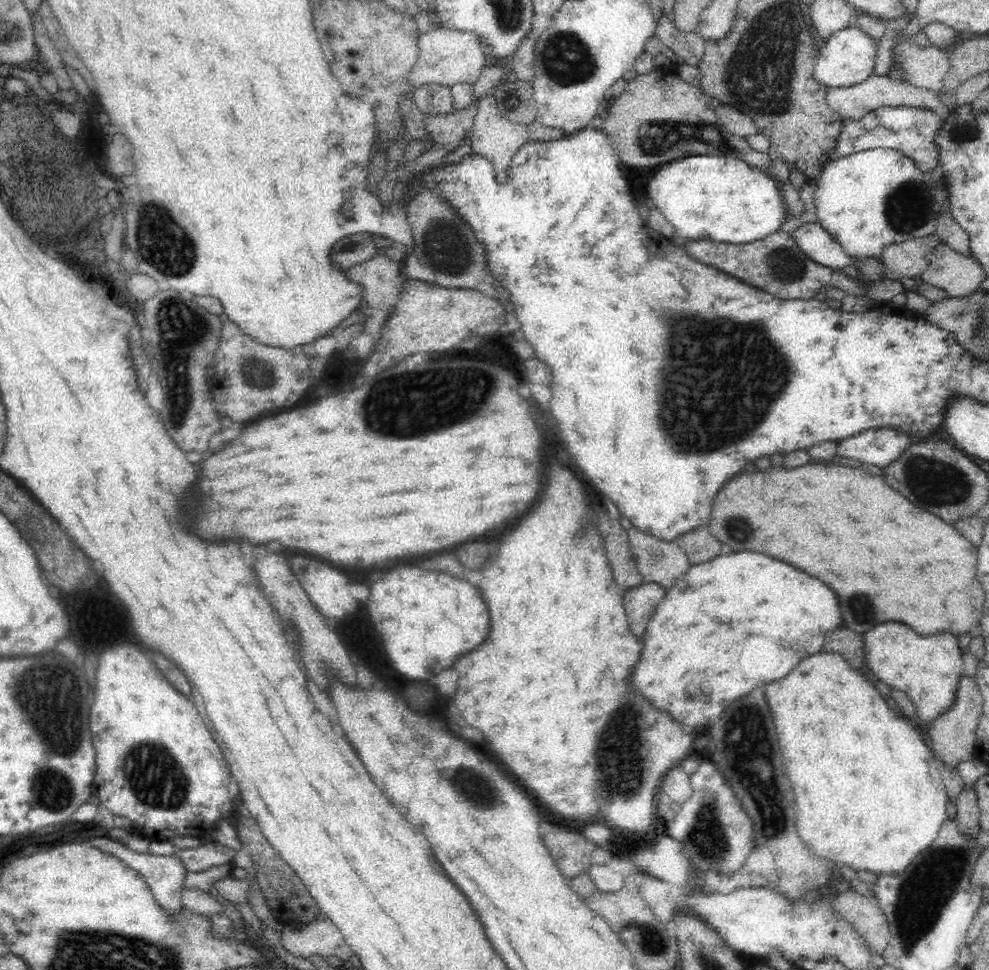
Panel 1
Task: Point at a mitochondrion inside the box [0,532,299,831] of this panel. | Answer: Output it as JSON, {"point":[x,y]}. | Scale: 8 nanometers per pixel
{"point":[49,698]}

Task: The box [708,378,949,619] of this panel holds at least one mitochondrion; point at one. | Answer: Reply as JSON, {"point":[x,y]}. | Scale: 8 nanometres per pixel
{"point":[737,528]}

